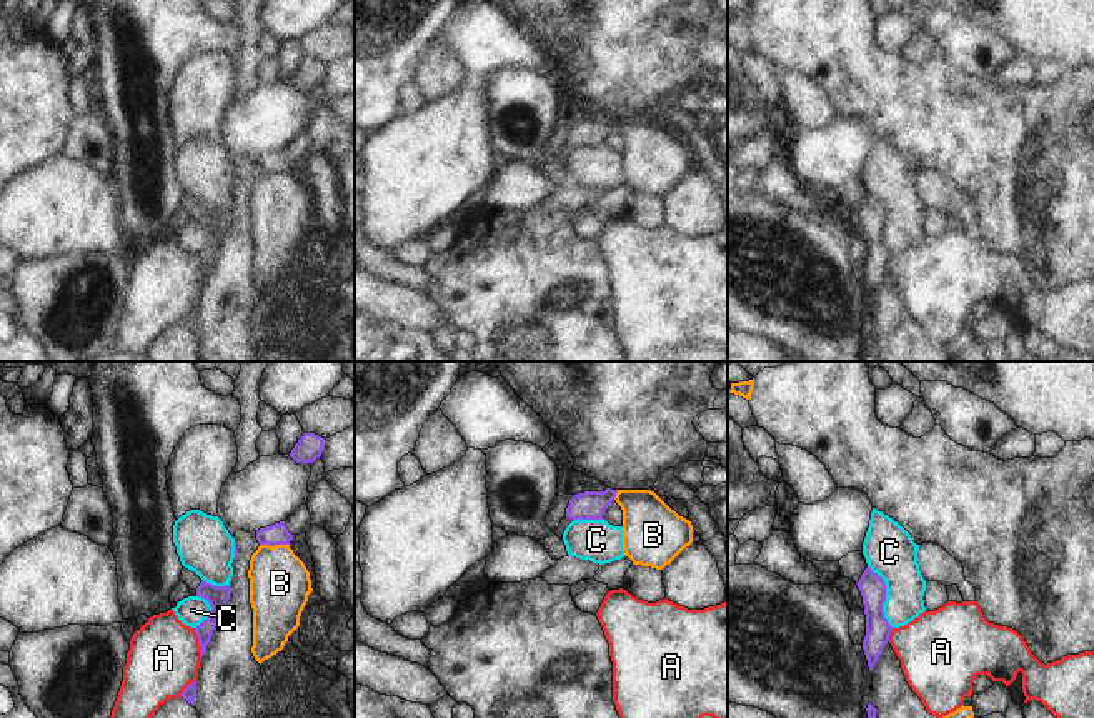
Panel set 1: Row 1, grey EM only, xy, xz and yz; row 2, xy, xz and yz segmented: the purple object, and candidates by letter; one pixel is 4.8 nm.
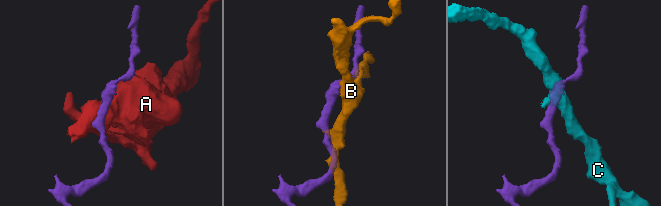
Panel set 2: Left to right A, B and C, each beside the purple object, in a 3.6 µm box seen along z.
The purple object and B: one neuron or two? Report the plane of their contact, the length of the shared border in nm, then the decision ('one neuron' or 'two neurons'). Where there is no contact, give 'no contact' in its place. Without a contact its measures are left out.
meets purple in xy; contact 140 nm long; two neurons

